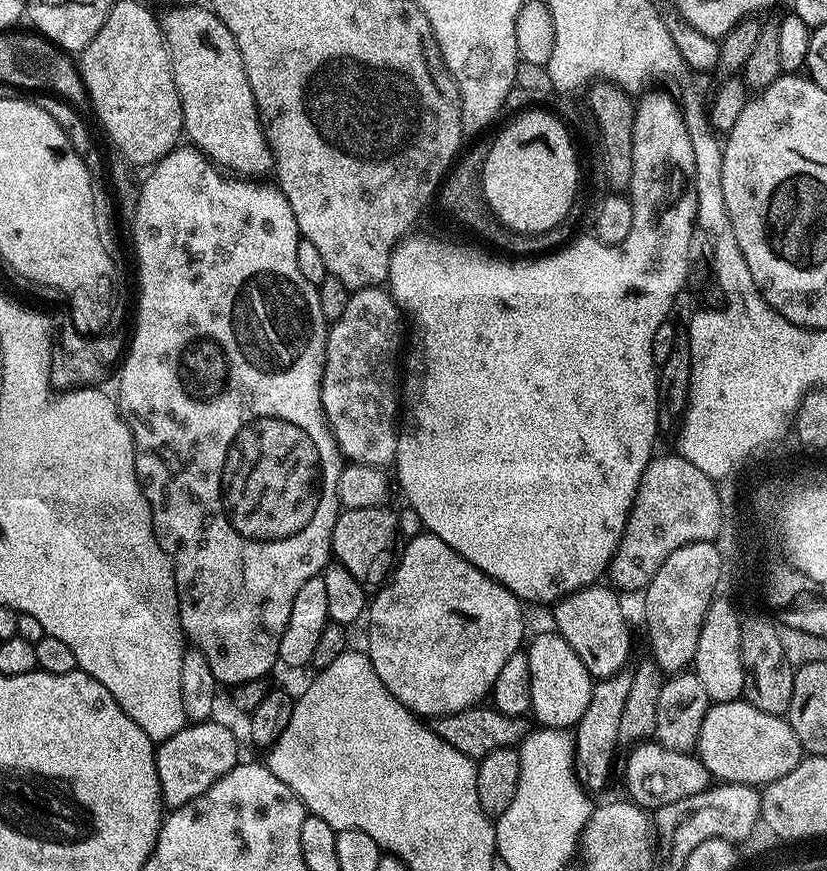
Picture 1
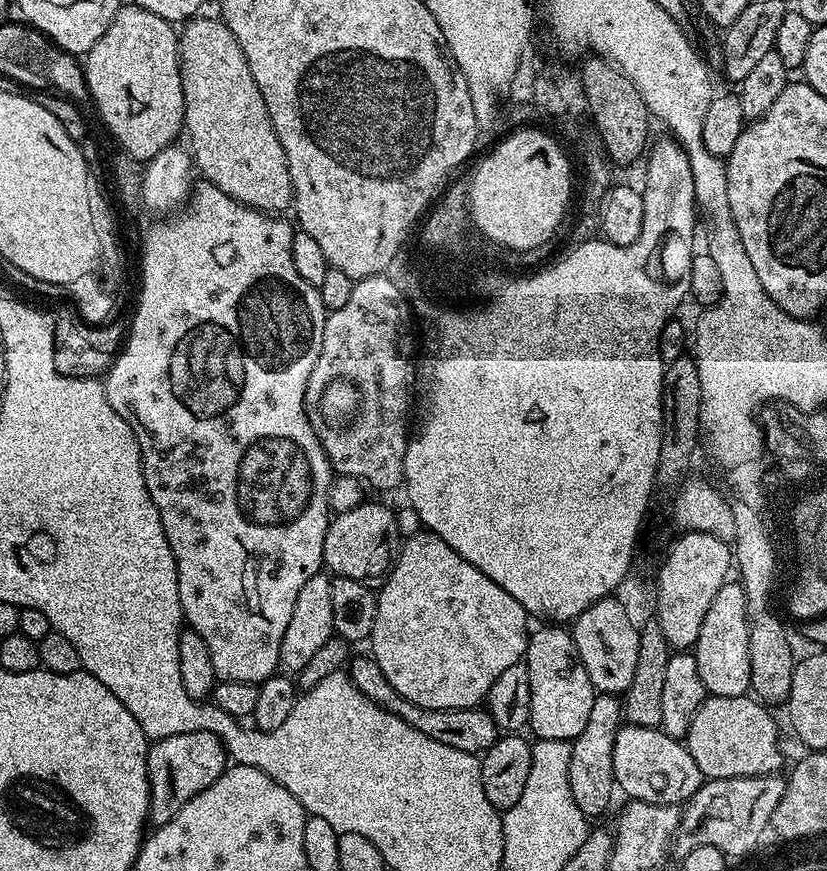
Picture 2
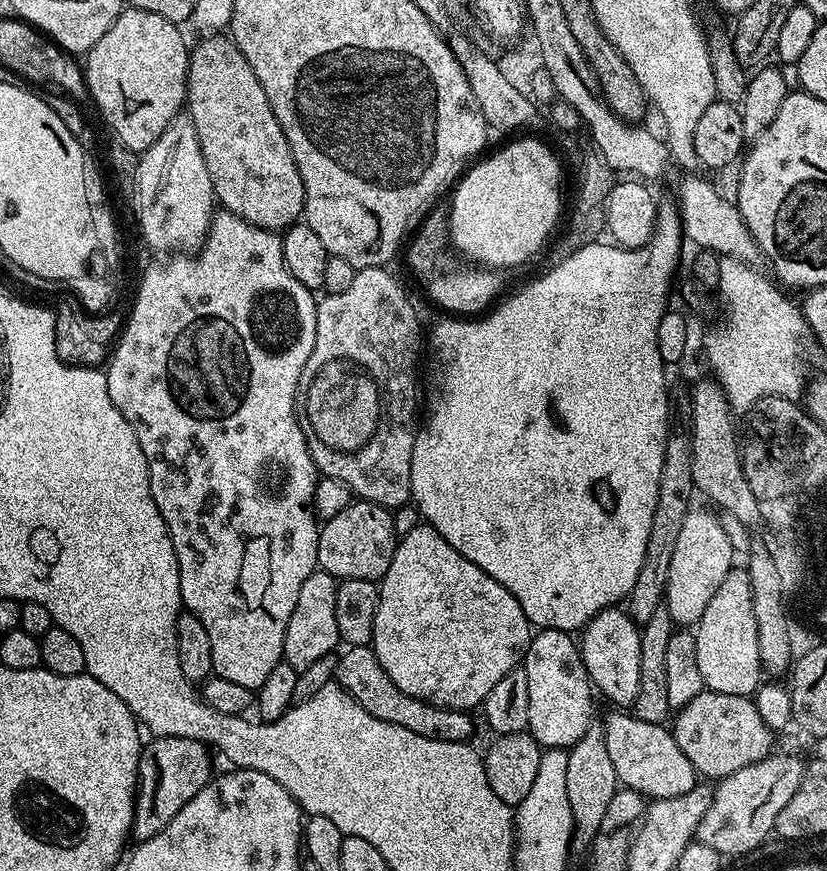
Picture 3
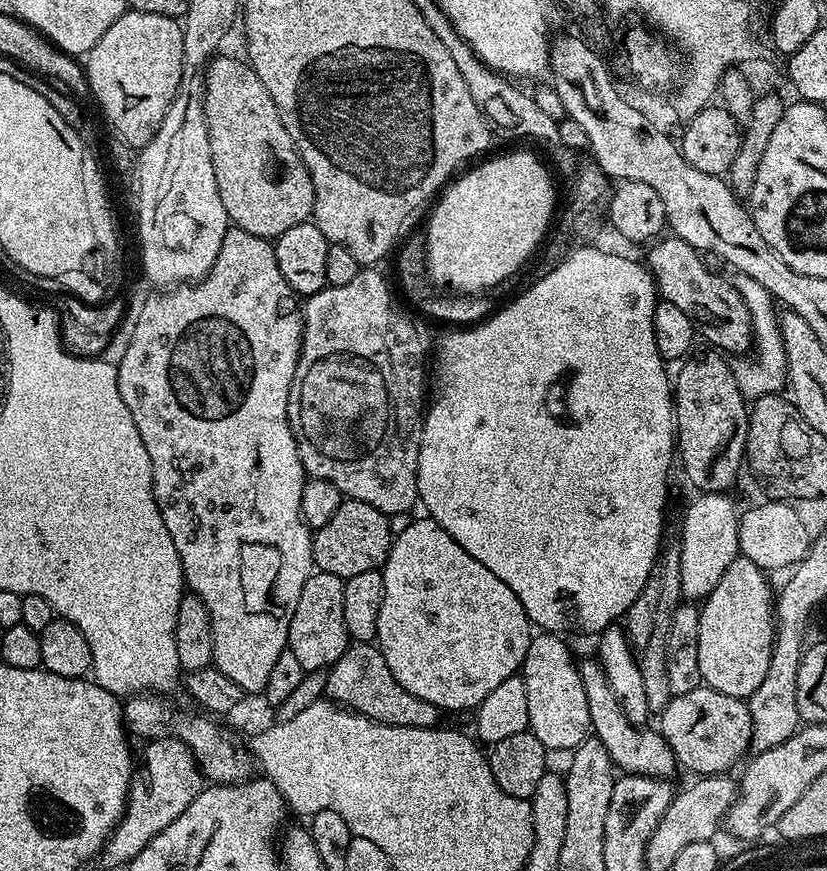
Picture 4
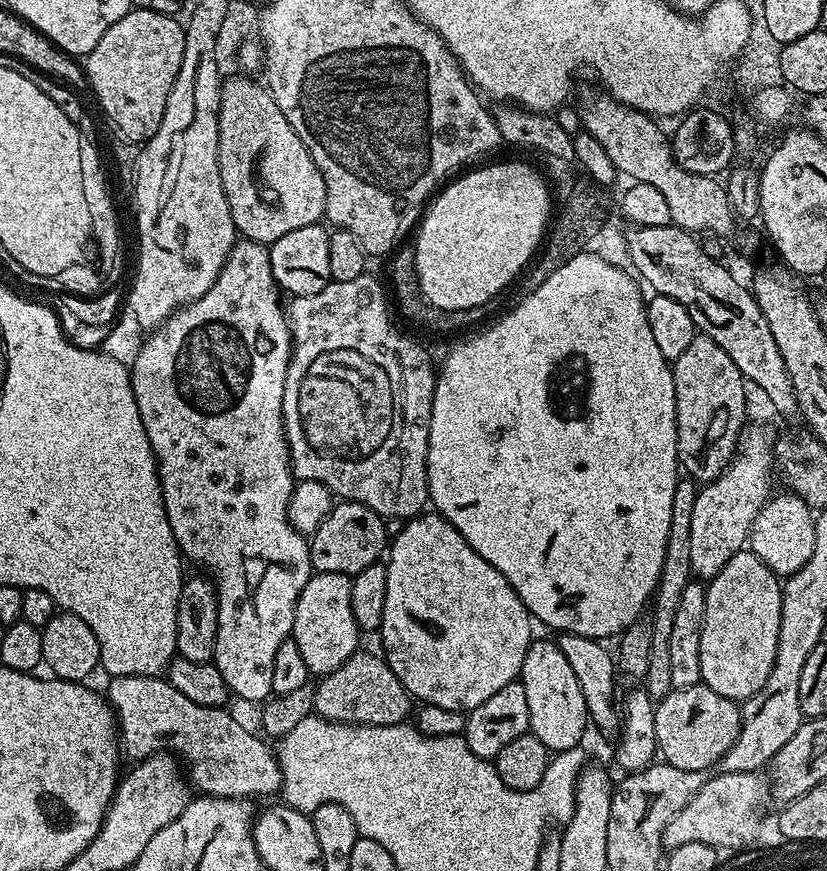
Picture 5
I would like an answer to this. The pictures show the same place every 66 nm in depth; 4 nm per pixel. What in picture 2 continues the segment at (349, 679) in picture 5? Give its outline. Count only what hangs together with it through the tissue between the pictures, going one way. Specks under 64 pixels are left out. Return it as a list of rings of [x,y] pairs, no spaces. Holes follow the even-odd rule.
[[[353,655],[346,671],[348,677],[354,682],[354,686],[358,686],[358,690],[362,690],[362,694],[366,694],[366,698],[370,698],[370,702],[387,709],[396,717],[402,718],[410,727],[421,731],[422,734],[426,734],[428,738],[432,738],[436,742],[442,742],[444,746],[451,746],[456,750],[476,756],[482,754],[499,737],[500,731],[492,716],[481,707],[434,710],[432,707],[418,706],[416,703],[402,698],[390,682],[386,682],[386,674],[382,674],[378,662],[373,660],[371,655]]]

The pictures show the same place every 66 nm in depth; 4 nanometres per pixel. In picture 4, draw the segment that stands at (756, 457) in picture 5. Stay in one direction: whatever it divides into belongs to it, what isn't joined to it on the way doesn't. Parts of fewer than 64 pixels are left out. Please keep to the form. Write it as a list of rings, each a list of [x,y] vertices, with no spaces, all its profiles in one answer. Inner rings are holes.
[[[705,492],[697,495],[696,501],[684,512],[684,525],[680,528],[680,569],[682,570],[682,586],[680,595],[685,601],[700,602],[710,595],[714,586],[722,582],[722,574],[726,574],[726,566],[734,562],[740,555],[738,542],[738,526],[740,512],[731,500],[731,495],[723,492]]]

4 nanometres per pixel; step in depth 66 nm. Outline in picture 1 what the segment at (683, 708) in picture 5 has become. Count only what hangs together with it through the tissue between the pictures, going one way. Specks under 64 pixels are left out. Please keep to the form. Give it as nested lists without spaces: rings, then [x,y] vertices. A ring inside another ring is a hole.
[[[743,698],[721,704],[713,703],[708,707],[706,718],[702,718],[695,751],[706,766],[709,777],[725,784],[767,786],[778,782],[778,778],[786,778],[786,774],[790,774],[790,770],[794,770],[794,766],[798,766],[802,759],[800,743],[787,719],[784,716],[766,714]]]

